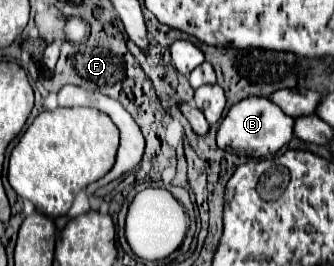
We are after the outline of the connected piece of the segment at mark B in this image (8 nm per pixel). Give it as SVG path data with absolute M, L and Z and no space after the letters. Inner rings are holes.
M250 96L240 100L228 110L228 114L224 116L218 128L216 140L218 146L226 152L250 156L250 158L262 158L268 154L276 154L284 144L292 140L292 126L294 126L294 118L286 116L276 104L272 104L266 98Z

